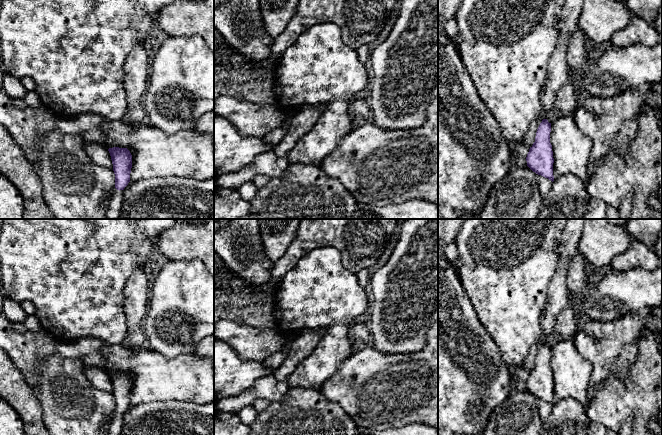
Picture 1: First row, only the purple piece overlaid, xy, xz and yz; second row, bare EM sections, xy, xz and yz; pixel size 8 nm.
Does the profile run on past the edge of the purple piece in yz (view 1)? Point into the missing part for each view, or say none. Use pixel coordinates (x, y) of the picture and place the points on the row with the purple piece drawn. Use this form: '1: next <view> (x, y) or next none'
1: next yz (557, 68)

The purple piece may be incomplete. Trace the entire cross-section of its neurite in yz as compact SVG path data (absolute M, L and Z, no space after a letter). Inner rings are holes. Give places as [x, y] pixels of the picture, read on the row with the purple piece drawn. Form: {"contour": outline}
{"contour": "M566 0L559 23L559 39L548 64L548 74L541 101L544 107L544 119L540 123L535 142L526 157L527 166L536 174L552 182L553 151L550 143L551 123L558 116L554 101L557 91L564 85L567 70L568 40L577 29L584 0Z"}

